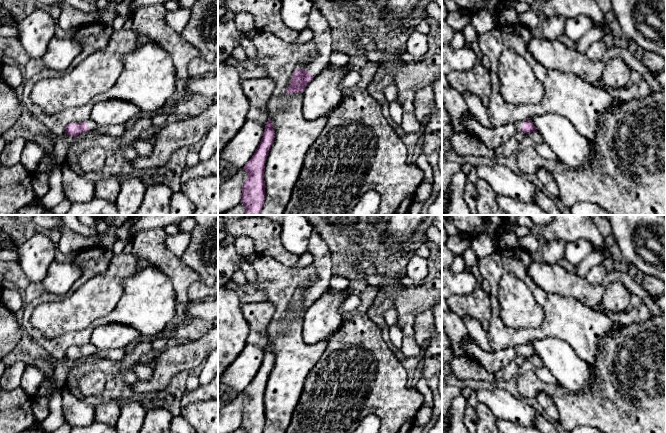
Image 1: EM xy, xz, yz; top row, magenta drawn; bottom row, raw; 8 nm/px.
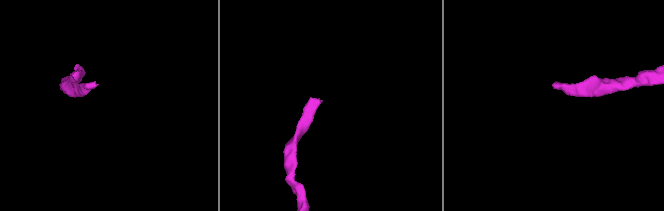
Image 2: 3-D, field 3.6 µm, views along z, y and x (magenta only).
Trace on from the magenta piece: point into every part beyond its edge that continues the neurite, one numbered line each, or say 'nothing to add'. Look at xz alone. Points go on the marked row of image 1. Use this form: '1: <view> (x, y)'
1: xz (317, 23)

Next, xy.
1: xy (92, 125)

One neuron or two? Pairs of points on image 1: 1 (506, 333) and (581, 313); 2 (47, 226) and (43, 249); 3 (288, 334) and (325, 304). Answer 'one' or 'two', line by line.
1: one
2: two
3: two

